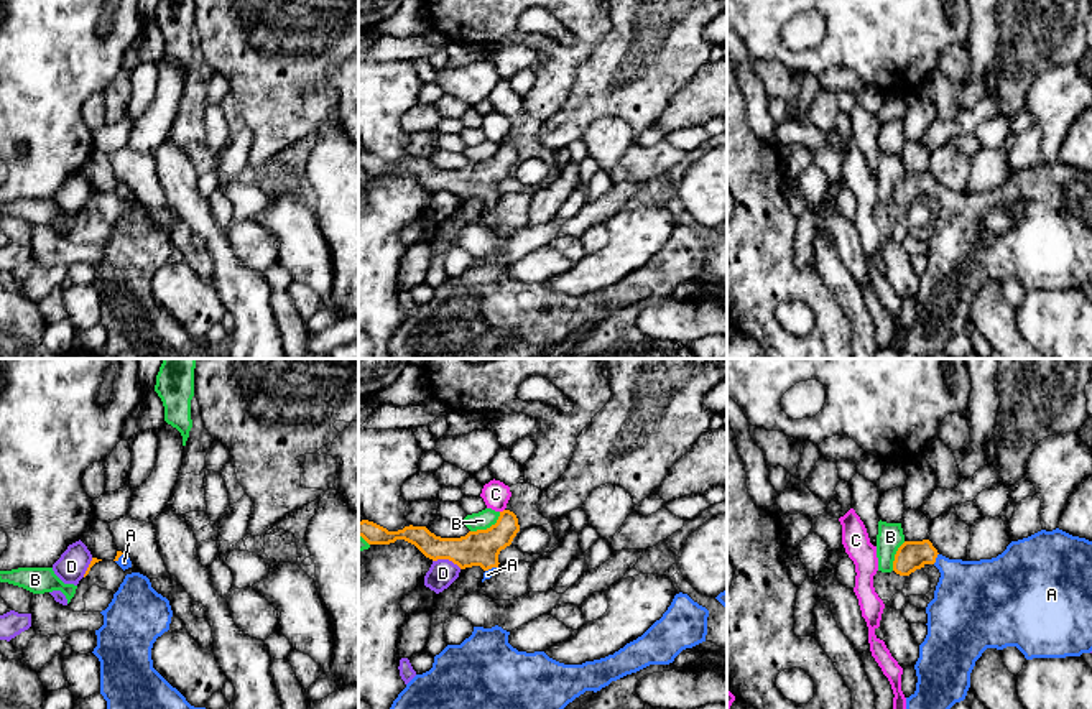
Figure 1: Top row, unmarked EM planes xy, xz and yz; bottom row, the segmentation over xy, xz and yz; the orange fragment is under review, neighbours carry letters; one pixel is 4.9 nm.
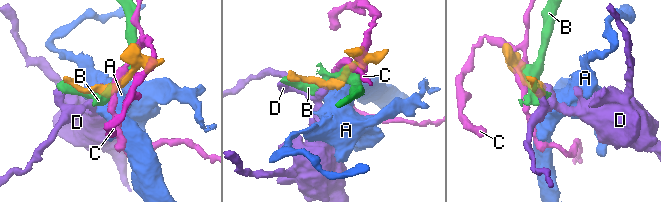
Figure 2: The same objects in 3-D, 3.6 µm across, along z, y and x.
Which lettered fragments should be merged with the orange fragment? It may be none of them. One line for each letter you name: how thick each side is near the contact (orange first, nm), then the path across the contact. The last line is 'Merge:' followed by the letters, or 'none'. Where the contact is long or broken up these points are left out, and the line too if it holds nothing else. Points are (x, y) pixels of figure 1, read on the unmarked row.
A: Thickness 140 nm (orange) against 340 nm. Path across: yz (911, 186), (936, 188), (962, 214), (969, 227)
Merge: A

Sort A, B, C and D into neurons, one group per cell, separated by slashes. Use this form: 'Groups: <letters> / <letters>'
Groups: A / B / C / D

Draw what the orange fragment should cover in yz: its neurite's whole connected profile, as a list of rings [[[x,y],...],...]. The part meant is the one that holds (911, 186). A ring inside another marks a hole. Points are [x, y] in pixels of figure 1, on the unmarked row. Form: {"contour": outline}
{"contour": [[[1059,160],[1041,161],[1011,173],[997,189],[980,192],[949,191],[939,186],[929,171],[905,173],[895,186],[893,202],[909,207],[926,196],[934,196],[941,209],[934,230],[926,239],[928,266],[919,276],[919,290],[914,296],[918,314],[916,322],[906,329],[905,350],[921,359],[942,352],[956,334],[965,331],[970,304],[987,280],[1016,278],[1026,291],[1080,288],[1092,283],[1092,173]]]}

